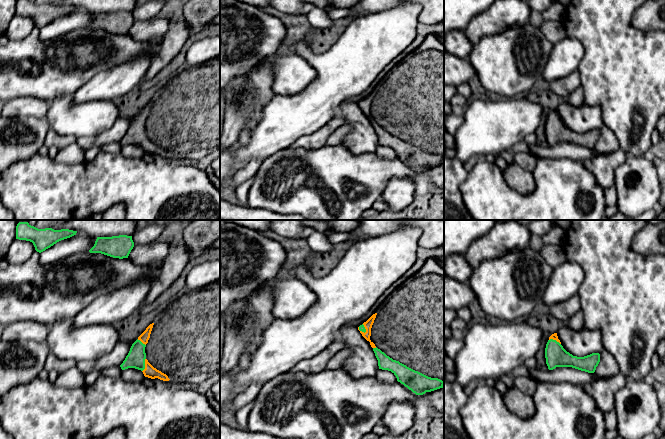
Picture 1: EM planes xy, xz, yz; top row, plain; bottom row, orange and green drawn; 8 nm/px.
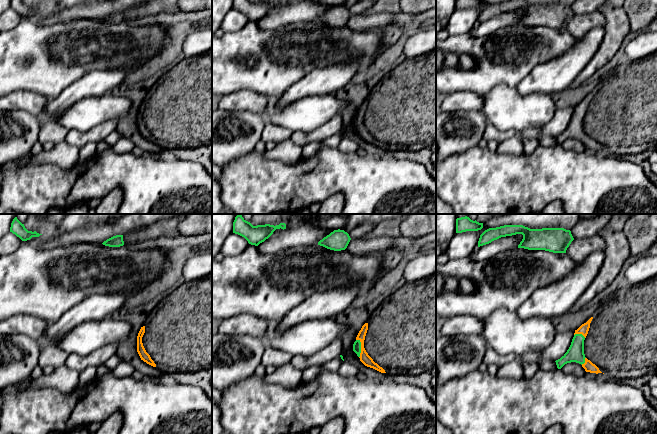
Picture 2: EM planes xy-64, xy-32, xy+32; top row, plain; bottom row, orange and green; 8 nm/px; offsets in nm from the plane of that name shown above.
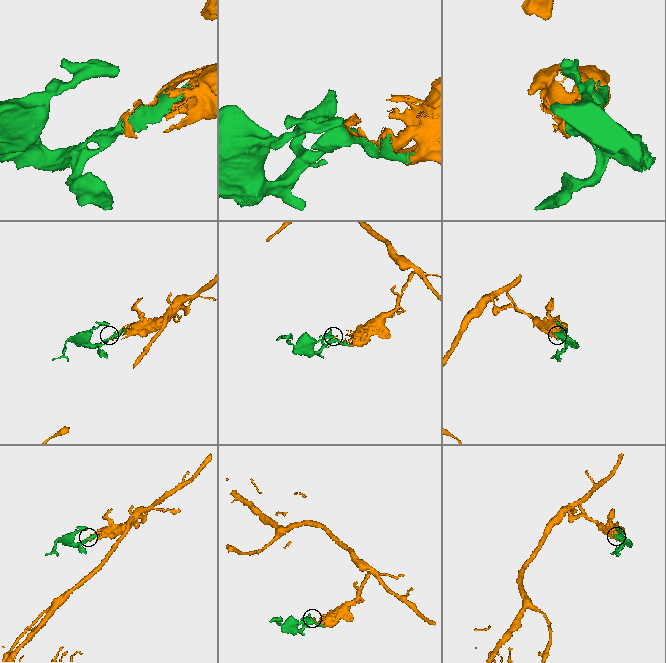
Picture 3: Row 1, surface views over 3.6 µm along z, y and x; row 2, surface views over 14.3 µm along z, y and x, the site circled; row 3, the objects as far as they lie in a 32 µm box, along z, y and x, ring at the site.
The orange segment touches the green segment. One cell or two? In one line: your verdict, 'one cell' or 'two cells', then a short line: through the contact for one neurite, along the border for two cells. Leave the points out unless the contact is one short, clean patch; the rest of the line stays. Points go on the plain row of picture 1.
two cells

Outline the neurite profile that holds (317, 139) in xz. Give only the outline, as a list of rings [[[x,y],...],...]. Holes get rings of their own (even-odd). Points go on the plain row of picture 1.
[[[338,114],[316,132],[297,139],[292,144],[292,146],[304,147],[306,149],[320,148],[325,145],[329,136],[333,134],[344,123],[345,119],[340,114]]]

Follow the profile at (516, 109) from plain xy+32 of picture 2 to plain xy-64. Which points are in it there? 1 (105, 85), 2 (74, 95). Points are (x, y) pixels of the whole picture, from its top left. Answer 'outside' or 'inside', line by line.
1: outside
2: outside

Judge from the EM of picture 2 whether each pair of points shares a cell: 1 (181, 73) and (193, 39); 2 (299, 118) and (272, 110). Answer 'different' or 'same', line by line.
1: different
2: same

